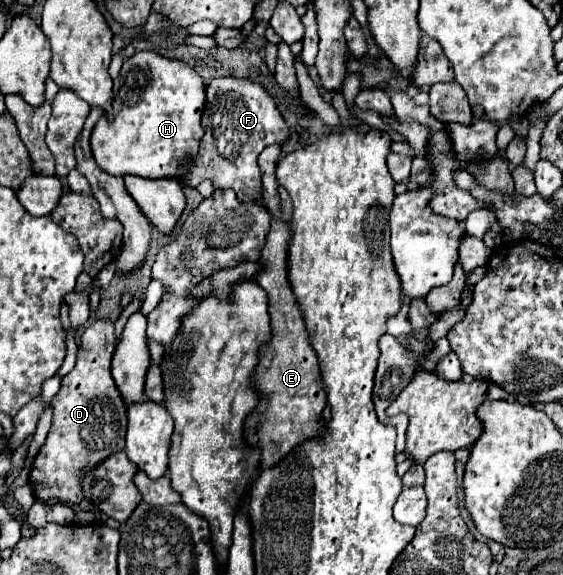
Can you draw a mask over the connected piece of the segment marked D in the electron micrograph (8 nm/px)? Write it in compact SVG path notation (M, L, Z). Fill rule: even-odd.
M104 319L90 323L82 335L74 369L62 377L60 391L52 399L54 419L46 443L36 455L30 471L34 497L40 501L62 501L78 505L84 499L82 475L110 455L124 449L126 407L110 375L110 361L116 349L114 325Z

